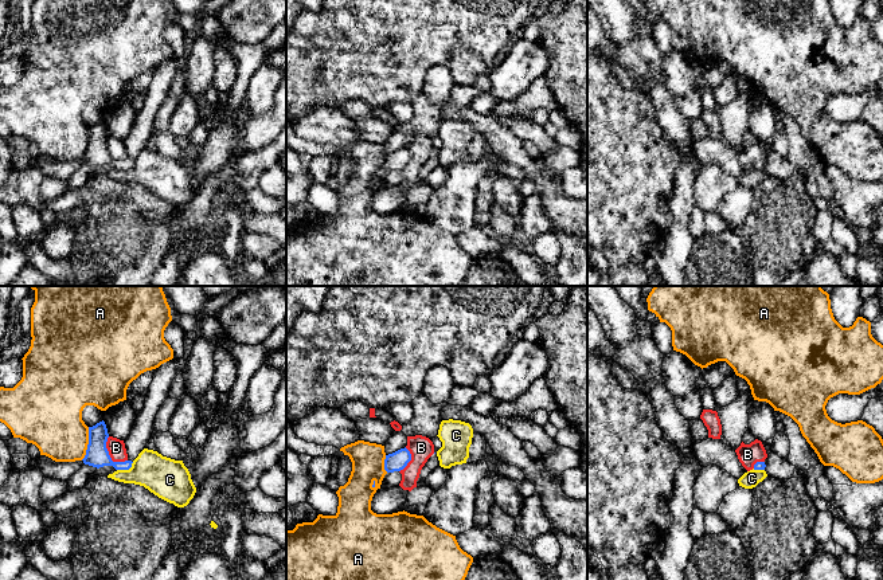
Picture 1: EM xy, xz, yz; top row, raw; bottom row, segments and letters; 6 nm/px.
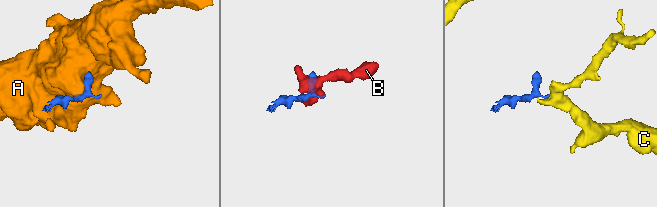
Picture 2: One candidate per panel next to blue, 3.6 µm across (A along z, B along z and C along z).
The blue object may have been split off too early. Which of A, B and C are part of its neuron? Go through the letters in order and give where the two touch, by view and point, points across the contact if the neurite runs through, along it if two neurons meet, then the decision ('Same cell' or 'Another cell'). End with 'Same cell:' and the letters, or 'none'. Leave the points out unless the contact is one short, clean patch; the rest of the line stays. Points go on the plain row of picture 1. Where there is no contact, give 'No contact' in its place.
A: Touches blue at xy (89, 142). Another cell
B: Touches blue at xy (109, 155). Boundary: xy (108, 136), (106, 149), (109, 156), (113, 160), (127, 160). Another cell
C: Touches blue at xy (125, 168). Boundary: xy (133, 161), (128, 168), (117, 169). Another cell
Same cell: none

